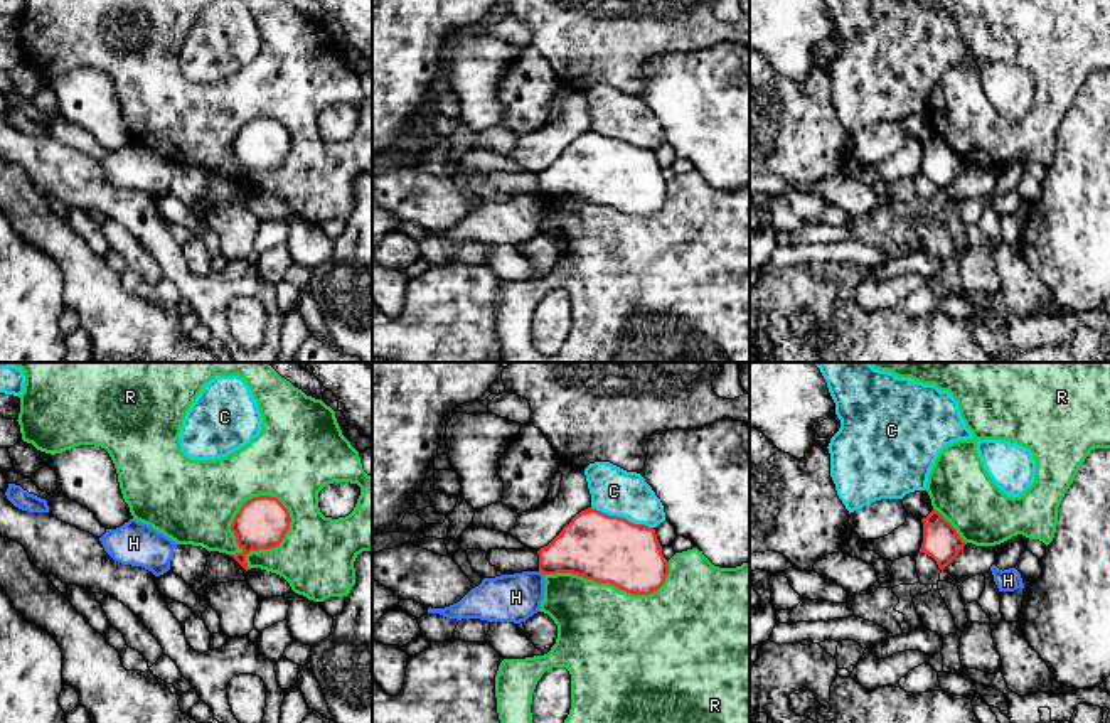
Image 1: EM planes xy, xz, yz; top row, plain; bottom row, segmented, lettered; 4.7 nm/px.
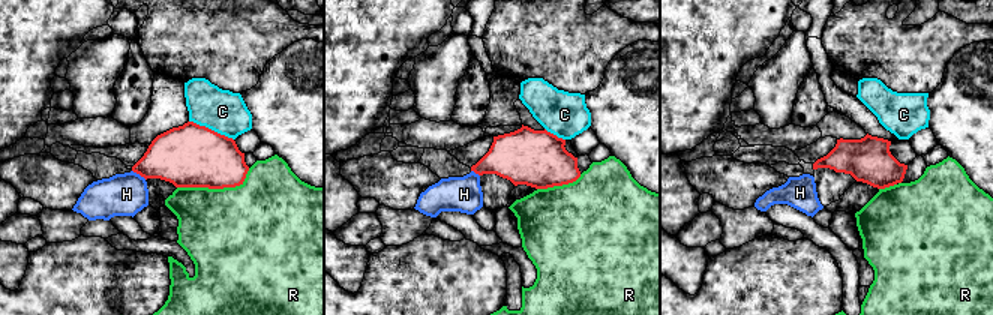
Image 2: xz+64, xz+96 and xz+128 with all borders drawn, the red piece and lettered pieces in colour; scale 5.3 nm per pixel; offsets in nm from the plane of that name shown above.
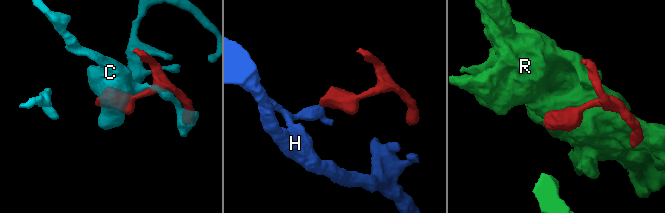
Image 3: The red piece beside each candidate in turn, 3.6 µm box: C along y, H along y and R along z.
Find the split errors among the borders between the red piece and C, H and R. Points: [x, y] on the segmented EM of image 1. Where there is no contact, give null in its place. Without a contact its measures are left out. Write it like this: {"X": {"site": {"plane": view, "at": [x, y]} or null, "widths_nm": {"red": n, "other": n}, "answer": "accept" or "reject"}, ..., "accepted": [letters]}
{"C": {"site": {"plane": "xz", "at": [622, 518]}, "widths_nm": {"red": 320, "other": 220}, "answer": "reject"}, "H": {"site": {"plane": "xz", "at": [543, 572]}, "widths_nm": {"red": 300, "other": 220}, "answer": "reject"}, "R": {"site": {"plane": "xy", "at": [280, 541]}, "widths_nm": {"red": 260, "other": 360}, "answer": "reject"}, "accepted": []}

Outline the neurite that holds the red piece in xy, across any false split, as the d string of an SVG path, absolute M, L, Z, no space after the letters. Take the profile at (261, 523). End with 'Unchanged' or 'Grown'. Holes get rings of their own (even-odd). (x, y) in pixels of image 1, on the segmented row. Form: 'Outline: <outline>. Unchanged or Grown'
Outline: M259 495L246 501L231 524L236 543L243 551L229 556L248 571L246 554L280 546L290 522L288 509L276 497Z. Unchanged

